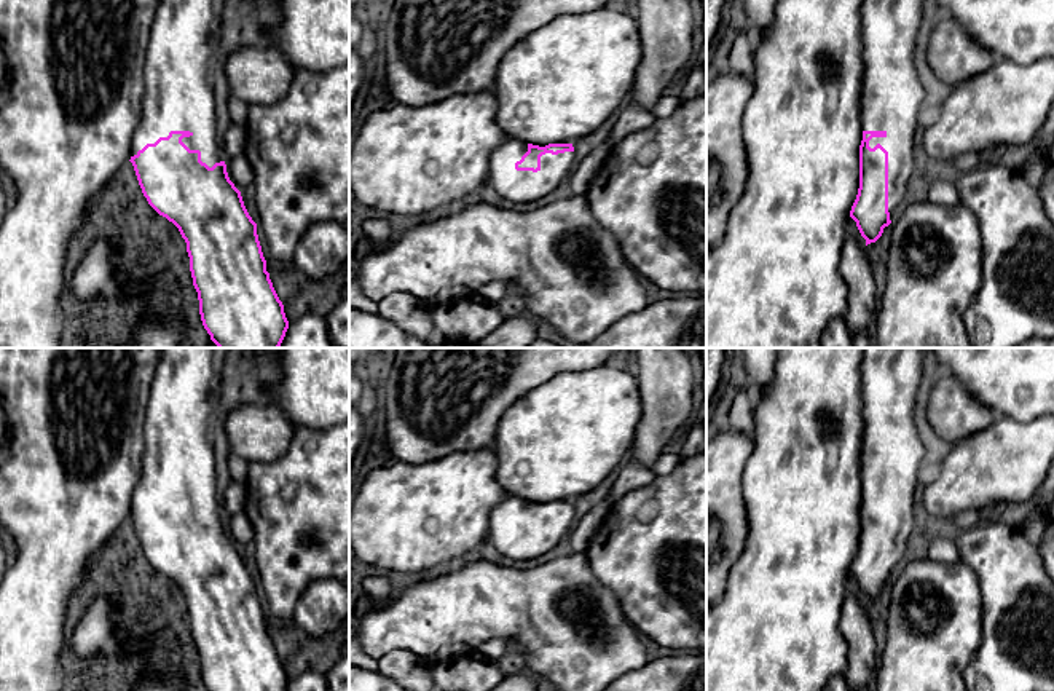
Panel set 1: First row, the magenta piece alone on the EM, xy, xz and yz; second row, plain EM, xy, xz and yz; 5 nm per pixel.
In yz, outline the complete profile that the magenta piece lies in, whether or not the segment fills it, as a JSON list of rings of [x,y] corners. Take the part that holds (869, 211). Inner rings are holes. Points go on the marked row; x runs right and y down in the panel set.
[[[863,0],[859,188],[850,217],[866,246],[891,223],[914,171],[914,134],[925,97],[915,64],[923,0]]]

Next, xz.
[[[507,139],[490,158],[486,184],[512,203],[531,203],[566,185],[574,171],[572,144],[545,147]]]

